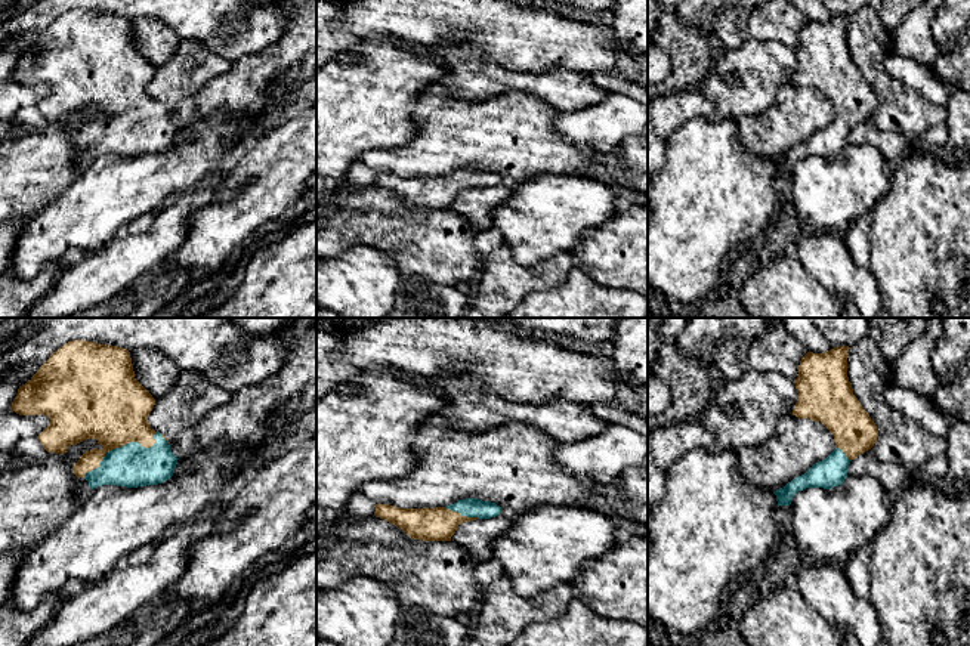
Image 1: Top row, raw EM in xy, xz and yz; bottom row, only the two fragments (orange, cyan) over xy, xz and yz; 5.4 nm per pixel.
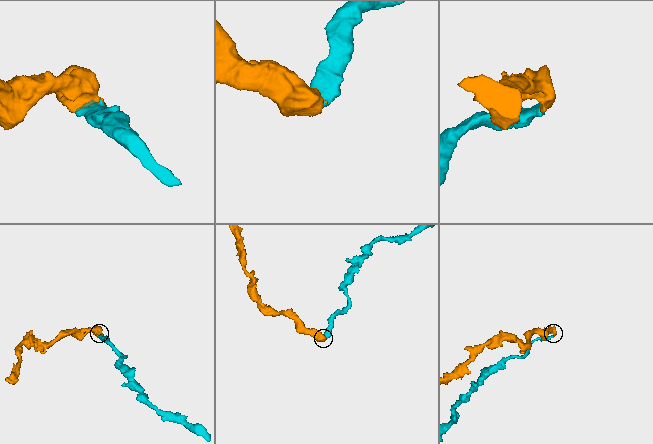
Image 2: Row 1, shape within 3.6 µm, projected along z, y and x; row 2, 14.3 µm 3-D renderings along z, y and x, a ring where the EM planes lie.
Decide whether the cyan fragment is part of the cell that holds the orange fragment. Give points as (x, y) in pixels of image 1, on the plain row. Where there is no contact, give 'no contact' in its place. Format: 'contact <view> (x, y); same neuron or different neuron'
contact xy (121, 114); same neuron

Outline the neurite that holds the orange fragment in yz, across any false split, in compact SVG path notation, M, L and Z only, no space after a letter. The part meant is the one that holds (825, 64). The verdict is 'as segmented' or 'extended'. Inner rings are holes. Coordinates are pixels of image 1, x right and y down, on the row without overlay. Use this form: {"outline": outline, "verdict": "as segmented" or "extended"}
{"outline": "M838 15L825 22L807 21L800 30L798 46L794 47L798 68L793 84L821 90L834 103L835 118L825 129L815 132L804 143L773 160L778 174L790 176L793 166L806 157L831 158L841 154L847 146L850 130L877 111L877 95L853 64L847 46L849 18L849 15Z", "verdict": "extended"}

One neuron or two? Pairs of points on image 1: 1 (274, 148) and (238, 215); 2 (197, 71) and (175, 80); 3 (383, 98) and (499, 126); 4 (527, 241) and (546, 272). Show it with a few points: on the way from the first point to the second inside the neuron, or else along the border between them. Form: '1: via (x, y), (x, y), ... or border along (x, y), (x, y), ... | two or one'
1: via (274, 164), (274, 179), (255, 198) | one
2: via (191, 71), (181, 77) | one
3: border along (420, 121), (416, 133), (407, 142), (395, 147) | two
4: border along (507, 246), (522, 265), (536, 265), (570, 252) | two

